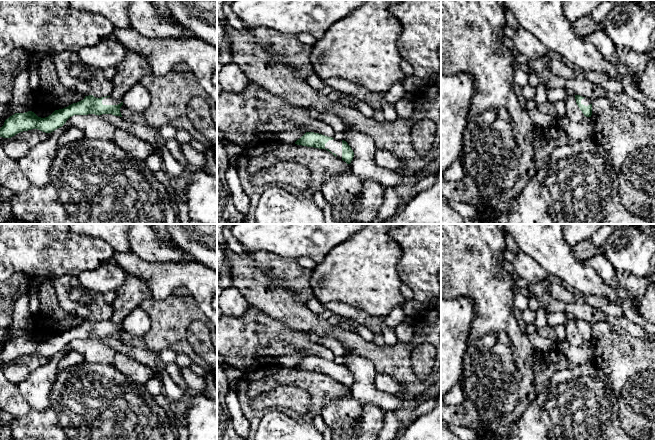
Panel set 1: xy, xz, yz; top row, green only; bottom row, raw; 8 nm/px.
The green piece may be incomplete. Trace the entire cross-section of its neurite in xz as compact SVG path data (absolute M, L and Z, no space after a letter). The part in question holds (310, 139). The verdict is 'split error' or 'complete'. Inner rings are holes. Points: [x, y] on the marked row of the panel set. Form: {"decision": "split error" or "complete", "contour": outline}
{"decision": "split error", "contour": "M306 132L295 144L325 149L347 164L350 164L354 157L354 152L346 141L338 141L319 133Z"}

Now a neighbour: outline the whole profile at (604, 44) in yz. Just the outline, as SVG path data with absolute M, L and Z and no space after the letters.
M604 30L592 32L585 40L592 43L607 61L616 64L619 60L617 47Z

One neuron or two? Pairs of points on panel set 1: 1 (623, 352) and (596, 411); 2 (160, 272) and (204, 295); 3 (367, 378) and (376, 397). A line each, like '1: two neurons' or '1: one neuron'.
1: two neurons
2: one neuron
3: one neuron

